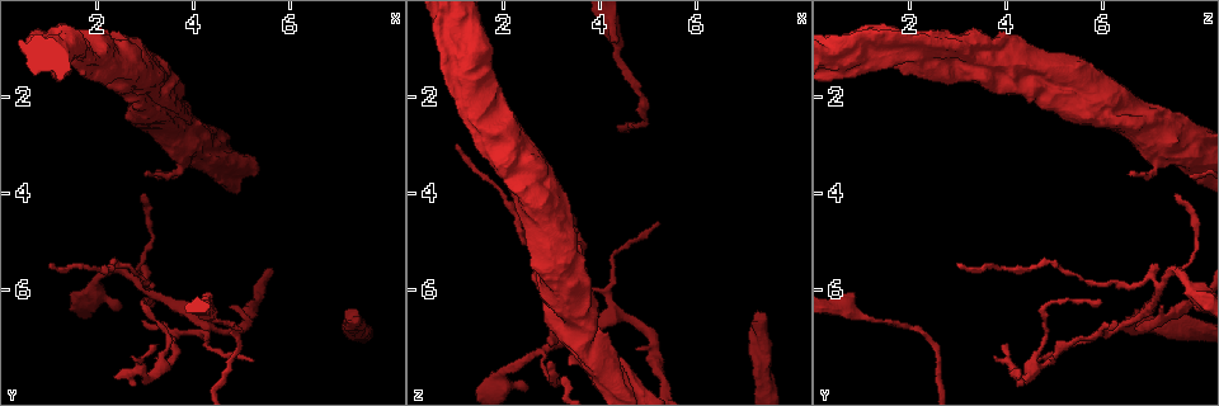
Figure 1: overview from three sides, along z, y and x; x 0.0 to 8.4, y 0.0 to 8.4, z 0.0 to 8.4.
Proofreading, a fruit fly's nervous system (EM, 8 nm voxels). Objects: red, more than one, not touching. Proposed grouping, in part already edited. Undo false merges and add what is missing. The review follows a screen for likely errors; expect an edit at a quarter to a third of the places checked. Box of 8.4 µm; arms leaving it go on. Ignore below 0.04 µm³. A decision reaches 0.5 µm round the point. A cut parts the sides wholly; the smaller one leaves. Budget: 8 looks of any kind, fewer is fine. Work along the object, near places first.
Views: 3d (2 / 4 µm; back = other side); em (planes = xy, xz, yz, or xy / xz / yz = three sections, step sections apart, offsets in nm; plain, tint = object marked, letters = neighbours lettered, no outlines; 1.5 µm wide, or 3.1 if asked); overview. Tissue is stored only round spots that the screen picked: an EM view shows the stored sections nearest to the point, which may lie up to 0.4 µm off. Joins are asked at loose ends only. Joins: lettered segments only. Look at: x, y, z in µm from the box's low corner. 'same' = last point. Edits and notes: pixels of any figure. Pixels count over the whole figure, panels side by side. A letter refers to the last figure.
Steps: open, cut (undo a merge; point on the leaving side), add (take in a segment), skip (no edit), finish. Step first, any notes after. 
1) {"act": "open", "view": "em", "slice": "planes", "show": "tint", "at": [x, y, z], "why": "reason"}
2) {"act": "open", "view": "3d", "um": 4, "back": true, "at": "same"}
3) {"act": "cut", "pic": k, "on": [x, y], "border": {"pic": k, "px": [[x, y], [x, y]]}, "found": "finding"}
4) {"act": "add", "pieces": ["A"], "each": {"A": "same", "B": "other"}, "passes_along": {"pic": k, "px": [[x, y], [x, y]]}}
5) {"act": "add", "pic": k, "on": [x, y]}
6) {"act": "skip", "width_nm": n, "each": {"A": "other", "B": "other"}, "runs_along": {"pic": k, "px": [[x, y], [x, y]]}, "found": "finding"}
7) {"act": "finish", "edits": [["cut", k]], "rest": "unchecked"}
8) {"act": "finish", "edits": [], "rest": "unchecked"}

{"act": "open", "view": "3d", "um": 2, "back": true, "at": [2.10, 5.70, 7.60], "why": "sudden change in width"}

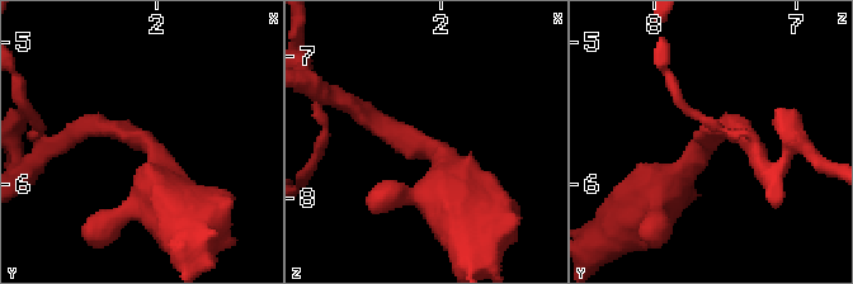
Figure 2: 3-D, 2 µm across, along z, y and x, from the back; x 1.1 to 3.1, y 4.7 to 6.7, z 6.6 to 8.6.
{"act": "open", "view": "em", "slice": "xy", "step": 4, "show": "tint", "at": [2.08, 5.68, 7.64], "why": "now the EM"}

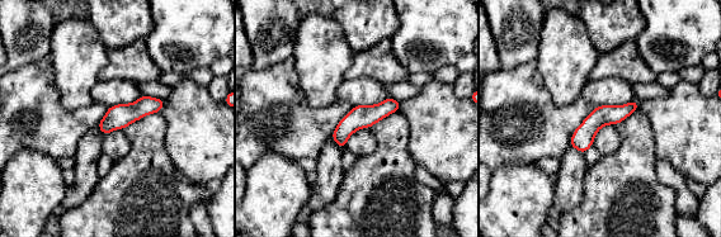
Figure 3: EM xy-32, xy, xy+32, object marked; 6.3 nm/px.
{"act": "open", "view": "em", "slice": "planes", "show": "letters", "at": "same", "why": "another direction"}

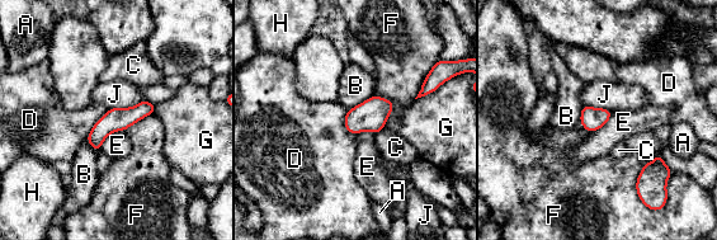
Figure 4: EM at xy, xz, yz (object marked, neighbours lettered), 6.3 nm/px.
{"act": "skip", "width_nm": 150, "each": {"A": "other", "B": "other", "C": "other", "D": "other", "E": "other", "F": "other", "G": "other", "H": "other", "J": "other"}, "found": "continuous, no second neuron"}

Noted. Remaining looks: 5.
{"act": "open", "view": "em", "slice": "planes", "show": "letters", "at": [7.35, 6.60, 6.45], "why": "an open end"}

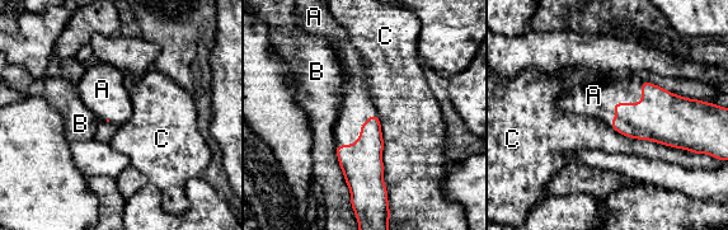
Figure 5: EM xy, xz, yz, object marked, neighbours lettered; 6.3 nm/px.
{"act": "add", "pieces": ["A"], "longest_contact_nm": ["C", 550], "each": {"A": "same", "B": "other", "C": "other"}, "found": "the neuron continues"}

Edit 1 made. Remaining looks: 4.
{"act": "open", "view": "em", "slice": "planes", "show": "tint", "at": [5.20, 7.40, 4.60], "why": "an open end"}

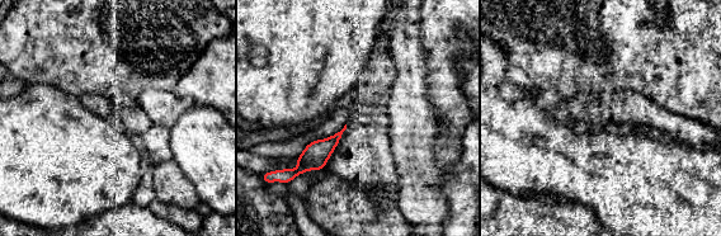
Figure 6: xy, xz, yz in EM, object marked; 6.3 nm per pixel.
{"act": "open", "view": "em", "slice": "planes", "show": "letters", "at": "same", "why": "what lies round it"}

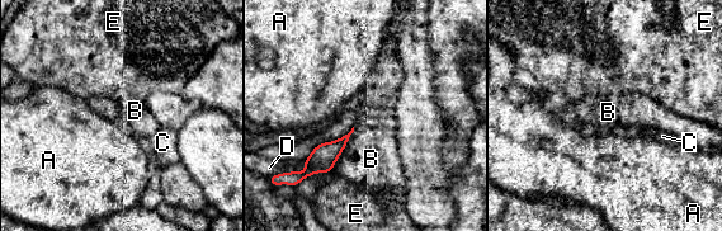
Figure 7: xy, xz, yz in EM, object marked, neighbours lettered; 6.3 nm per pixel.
{"act": "skip", "each": {"A": "other", "B": "other", "C": "other", "D": "other", "E": "other"}, "border": {"pic": 7, "px": [[354, 127], [338, 158]]}, "found": "no lettered segment goes on from it"}

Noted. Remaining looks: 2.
{"act": "finish", "edits": [["add", 5]], "rest": "unchecked"}

